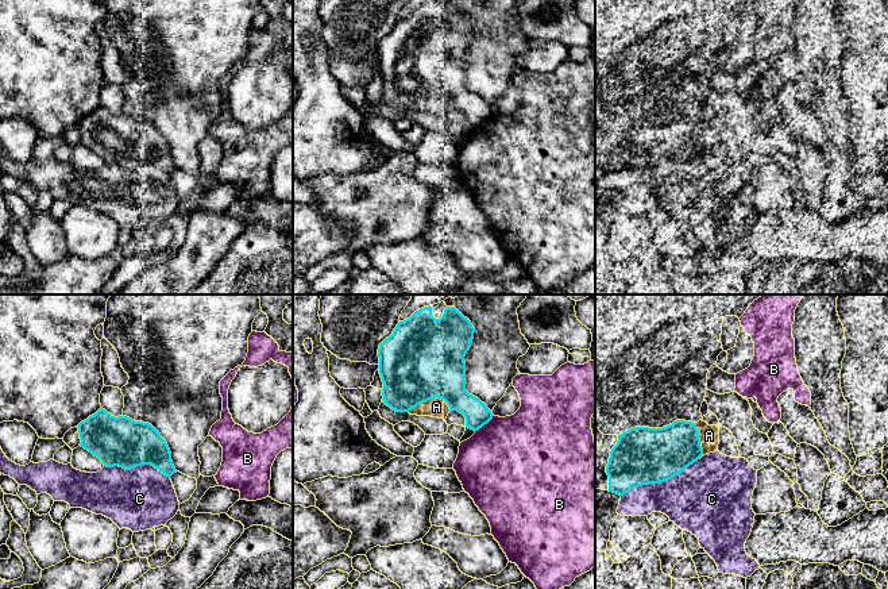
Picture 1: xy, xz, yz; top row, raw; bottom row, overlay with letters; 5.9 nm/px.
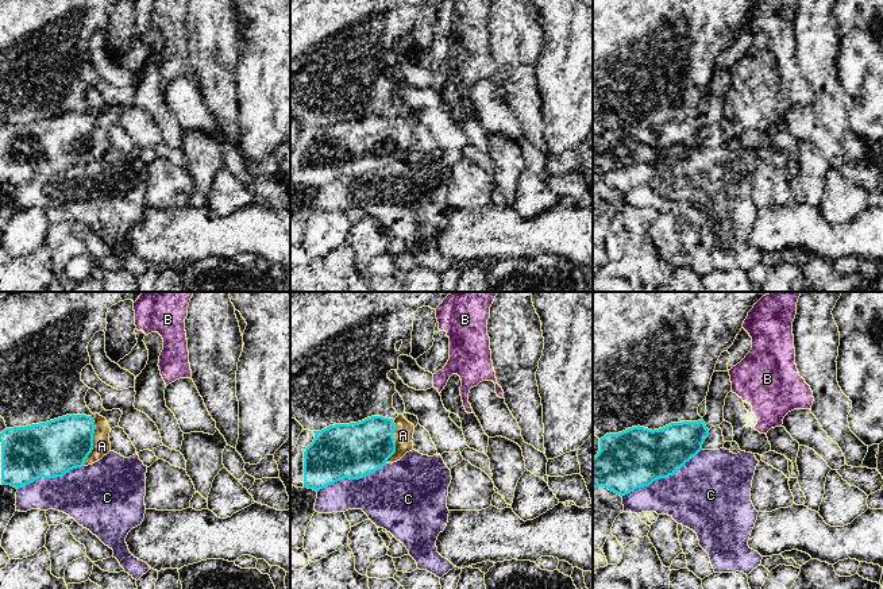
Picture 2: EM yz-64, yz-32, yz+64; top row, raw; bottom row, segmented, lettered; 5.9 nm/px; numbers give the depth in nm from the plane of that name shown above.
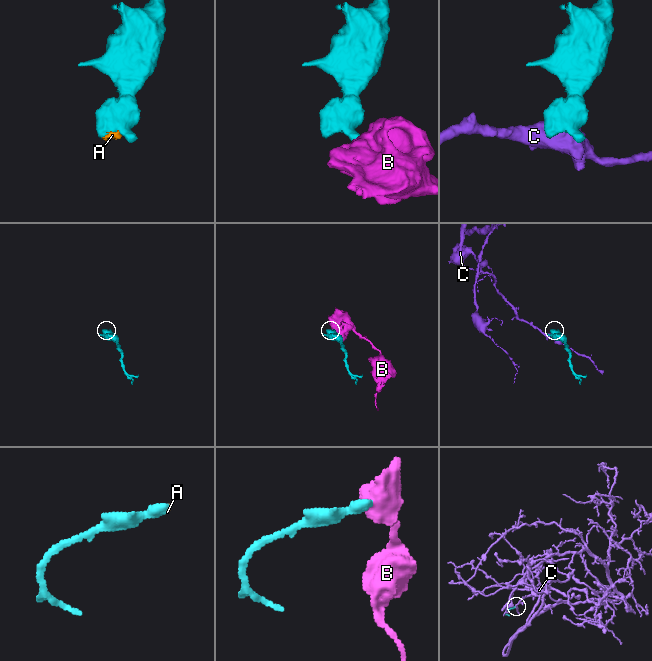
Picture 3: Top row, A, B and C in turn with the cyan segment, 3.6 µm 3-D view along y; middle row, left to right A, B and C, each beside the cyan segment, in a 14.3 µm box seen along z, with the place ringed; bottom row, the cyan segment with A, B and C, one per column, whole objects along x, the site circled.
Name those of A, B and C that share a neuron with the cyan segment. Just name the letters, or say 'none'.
A

